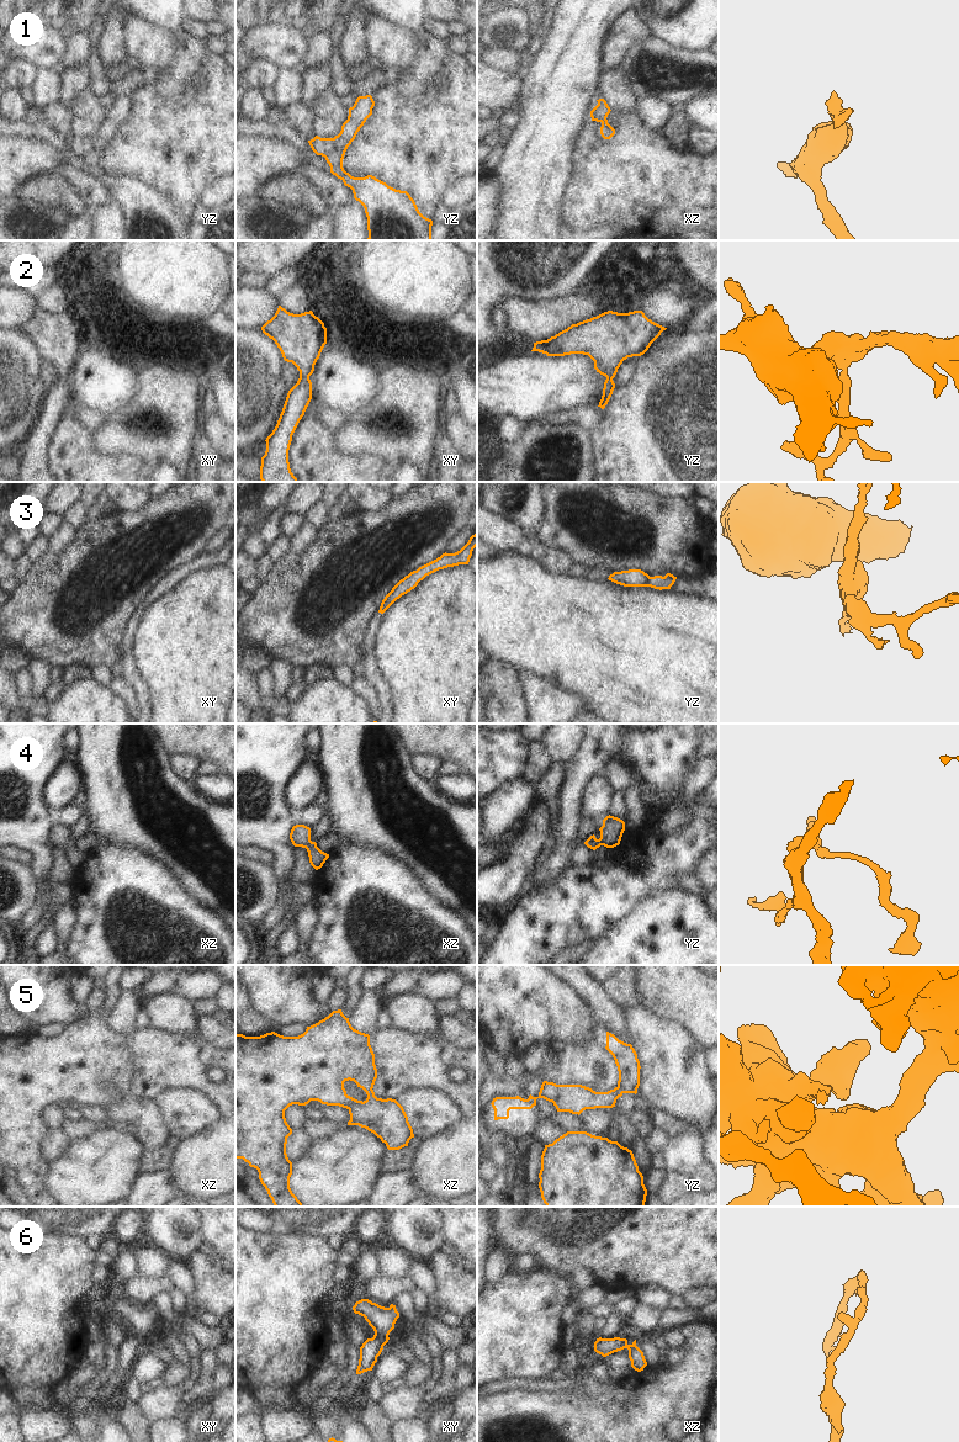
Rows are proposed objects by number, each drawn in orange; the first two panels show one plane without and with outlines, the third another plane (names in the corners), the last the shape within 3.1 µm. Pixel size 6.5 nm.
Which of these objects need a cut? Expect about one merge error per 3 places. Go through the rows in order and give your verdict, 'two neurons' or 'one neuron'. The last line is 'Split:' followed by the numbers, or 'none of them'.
1: one neuron
2: one neuron
3: one neuron
4: one neuron
5: one neuron
6: one neuron
Split: none of them

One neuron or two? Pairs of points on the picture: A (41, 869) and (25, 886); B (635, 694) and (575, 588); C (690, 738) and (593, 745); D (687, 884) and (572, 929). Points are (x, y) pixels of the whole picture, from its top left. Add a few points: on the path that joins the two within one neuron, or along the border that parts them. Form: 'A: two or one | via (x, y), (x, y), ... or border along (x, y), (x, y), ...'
A: two | border along (32, 865), (32, 875), (38, 881)
B: one | via (631, 668), (577, 614)
C: two | border along (623, 736), (616, 754)
D: two | border along (695, 874), (681, 875), (678, 886)

